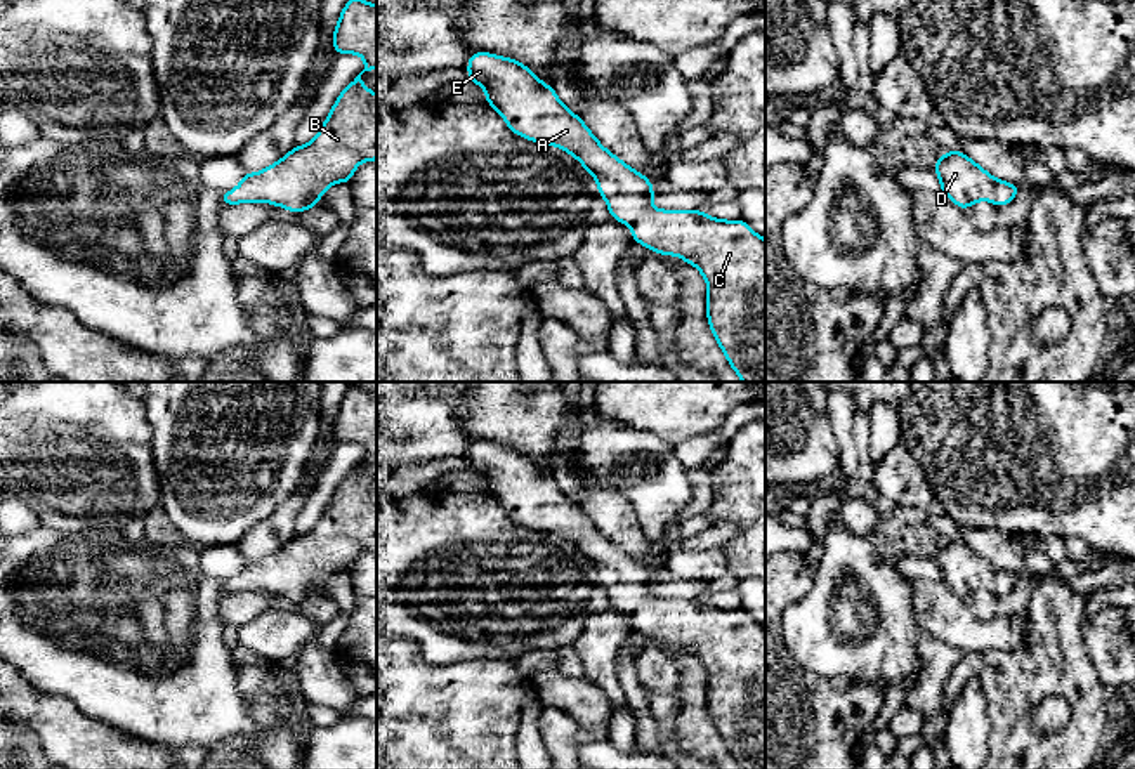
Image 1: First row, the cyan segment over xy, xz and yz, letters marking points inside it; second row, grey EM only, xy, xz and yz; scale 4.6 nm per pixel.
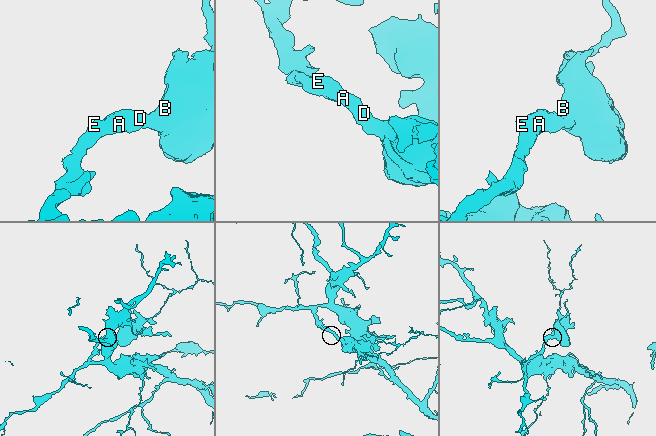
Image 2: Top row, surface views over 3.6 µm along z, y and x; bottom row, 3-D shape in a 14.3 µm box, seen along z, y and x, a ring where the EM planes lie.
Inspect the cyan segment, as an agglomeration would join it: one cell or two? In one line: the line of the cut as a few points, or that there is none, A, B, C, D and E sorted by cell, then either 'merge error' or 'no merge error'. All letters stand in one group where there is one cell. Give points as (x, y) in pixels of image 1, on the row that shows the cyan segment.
no cut | A B C D E | no merge error

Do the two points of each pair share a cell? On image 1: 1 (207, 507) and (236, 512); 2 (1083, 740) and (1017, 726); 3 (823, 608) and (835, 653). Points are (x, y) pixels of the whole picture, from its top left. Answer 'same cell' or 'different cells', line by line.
1: same cell
2: same cell
3: same cell

